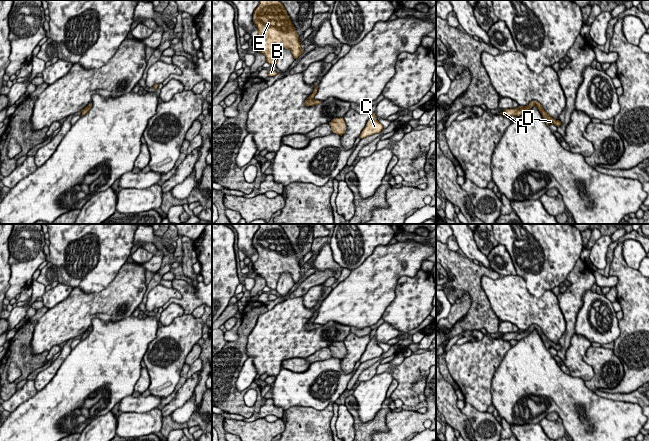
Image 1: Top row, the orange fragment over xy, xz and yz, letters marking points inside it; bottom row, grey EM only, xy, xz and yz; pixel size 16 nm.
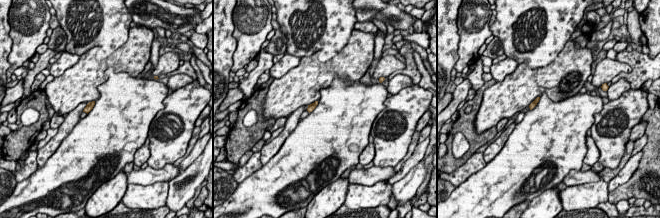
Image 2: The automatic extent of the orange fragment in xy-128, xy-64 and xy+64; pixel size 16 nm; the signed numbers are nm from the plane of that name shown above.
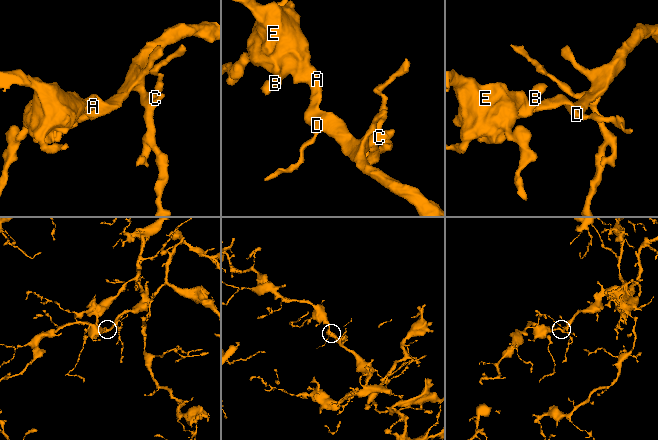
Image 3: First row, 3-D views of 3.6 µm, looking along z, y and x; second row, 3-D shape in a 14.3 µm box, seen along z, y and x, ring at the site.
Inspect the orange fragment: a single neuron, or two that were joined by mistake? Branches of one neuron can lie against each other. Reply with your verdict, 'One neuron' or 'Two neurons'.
One neuron

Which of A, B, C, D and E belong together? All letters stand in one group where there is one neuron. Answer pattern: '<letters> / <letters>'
A B C D E

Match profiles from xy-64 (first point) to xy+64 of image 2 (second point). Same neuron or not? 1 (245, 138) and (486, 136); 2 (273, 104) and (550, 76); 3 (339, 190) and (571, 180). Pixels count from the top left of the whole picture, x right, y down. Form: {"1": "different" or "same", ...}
{"1": "same", "2": "same", "3": "different"}

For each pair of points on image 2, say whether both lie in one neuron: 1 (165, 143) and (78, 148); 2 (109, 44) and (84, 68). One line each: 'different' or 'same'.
1: different
2: different

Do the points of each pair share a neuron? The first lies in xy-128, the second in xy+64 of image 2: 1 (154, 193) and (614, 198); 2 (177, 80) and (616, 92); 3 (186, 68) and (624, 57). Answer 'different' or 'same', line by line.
1: different
2: same
3: same

